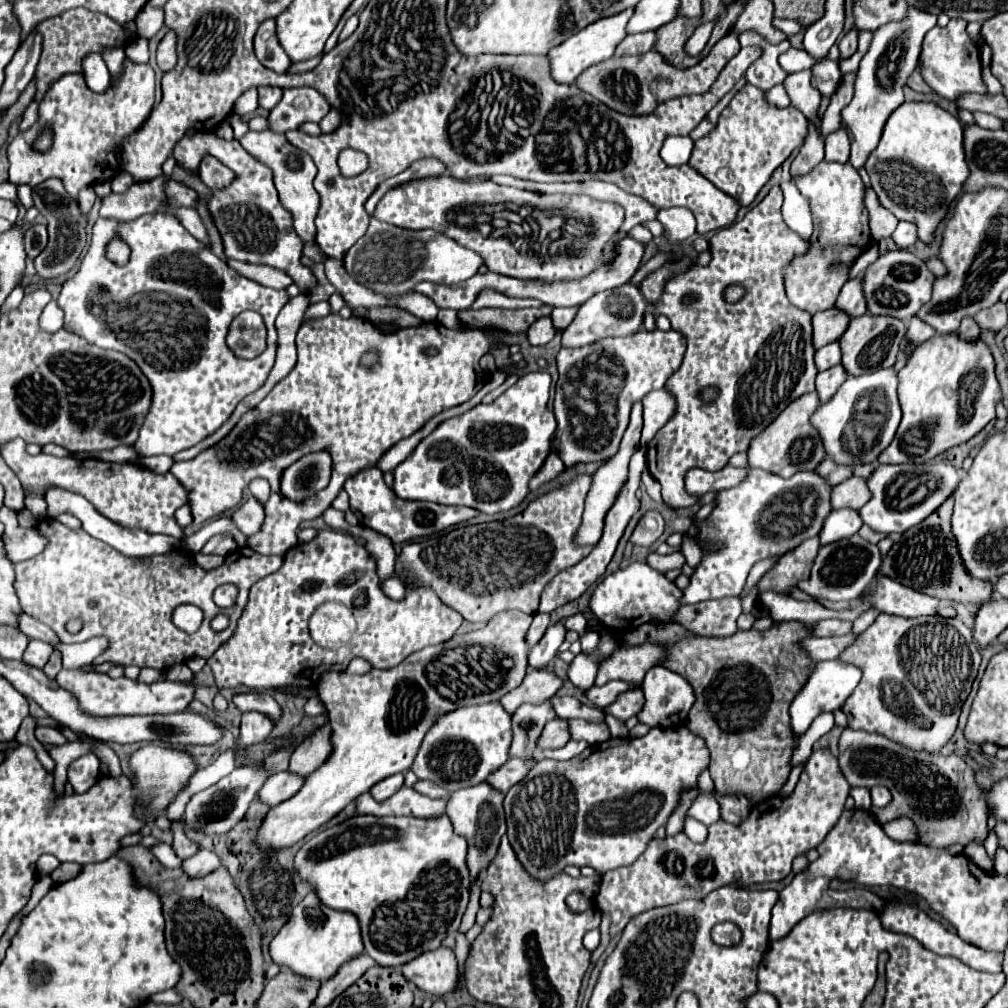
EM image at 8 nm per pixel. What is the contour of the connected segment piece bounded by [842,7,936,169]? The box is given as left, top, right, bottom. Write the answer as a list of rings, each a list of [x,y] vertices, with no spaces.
[[[908,7],[908,17],[898,23],[888,23],[874,31],[874,39],[870,43],[868,53],[860,61],[860,69],[854,83],[854,99],[852,103],[842,111],[844,117],[844,129],[850,135],[852,141],[852,153],[850,153],[850,165],[854,169],[864,167],[866,157],[876,149],[882,127],[890,113],[904,103],[904,85],[910,77],[910,73],[916,69],[920,45],[924,39],[924,33],[930,31],[930,27],[936,25],[936,17],[932,13],[922,13],[914,7]]]

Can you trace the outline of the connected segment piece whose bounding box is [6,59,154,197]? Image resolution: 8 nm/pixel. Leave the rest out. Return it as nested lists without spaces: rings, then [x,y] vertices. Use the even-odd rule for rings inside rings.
[[[126,59],[124,75],[118,83],[112,83],[106,93],[94,93],[86,87],[78,73],[70,73],[58,79],[40,103],[40,119],[7,146],[9,161],[8,181],[14,185],[38,185],[44,179],[58,177],[66,191],[76,197],[84,185],[94,185],[112,179],[120,171],[118,147],[122,139],[134,133],[150,115],[154,107],[154,71],[150,65],[136,65]],[[48,125],[54,131],[52,149],[38,153],[32,149],[32,141]]]

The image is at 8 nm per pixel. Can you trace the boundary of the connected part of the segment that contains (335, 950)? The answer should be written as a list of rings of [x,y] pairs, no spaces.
[[[310,891],[300,901],[300,905],[294,907],[290,919],[270,943],[270,955],[276,965],[288,967],[298,975],[318,979],[318,981],[328,981],[342,963],[350,961],[362,951],[364,951],[364,945],[360,937],[358,917],[354,917],[352,913],[334,911],[322,905],[322,901],[314,891]]]

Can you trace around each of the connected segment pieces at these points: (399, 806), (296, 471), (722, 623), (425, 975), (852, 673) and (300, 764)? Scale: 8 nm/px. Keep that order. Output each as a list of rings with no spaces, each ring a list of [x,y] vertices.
[[[402,787],[396,795],[392,795],[382,803],[374,801],[370,793],[364,793],[356,799],[356,803],[362,815],[376,815],[376,817],[412,815],[412,817],[430,819],[430,817],[442,817],[446,813],[446,801],[424,797],[412,787]]]
[[[326,451],[304,455],[292,467],[286,469],[282,477],[282,493],[294,501],[302,501],[318,491],[322,491],[332,473],[332,461]]]
[[[724,597],[722,601],[682,605],[676,613],[676,621],[702,637],[728,637],[738,631],[736,619],[740,613],[740,597]]]
[[[438,947],[430,953],[422,953],[422,957],[402,965],[402,975],[420,991],[442,997],[454,991],[458,985],[458,965],[454,951],[448,947]]]
[[[840,659],[834,661],[820,661],[816,663],[808,683],[804,685],[804,689],[796,695],[796,699],[792,701],[790,707],[790,717],[792,717],[792,729],[796,735],[806,733],[806,729],[810,727],[810,723],[824,711],[832,711],[832,709],[840,709],[840,705],[844,705],[846,697],[850,697],[850,693],[856,689],[856,685],[860,683],[862,673],[860,669],[856,669],[856,665],[844,663]]]
[[[322,725],[320,729],[316,729],[304,743],[300,743],[296,747],[296,751],[290,757],[290,771],[298,773],[302,777],[314,773],[322,763],[326,763],[326,759],[332,753],[332,729],[330,725]]]

